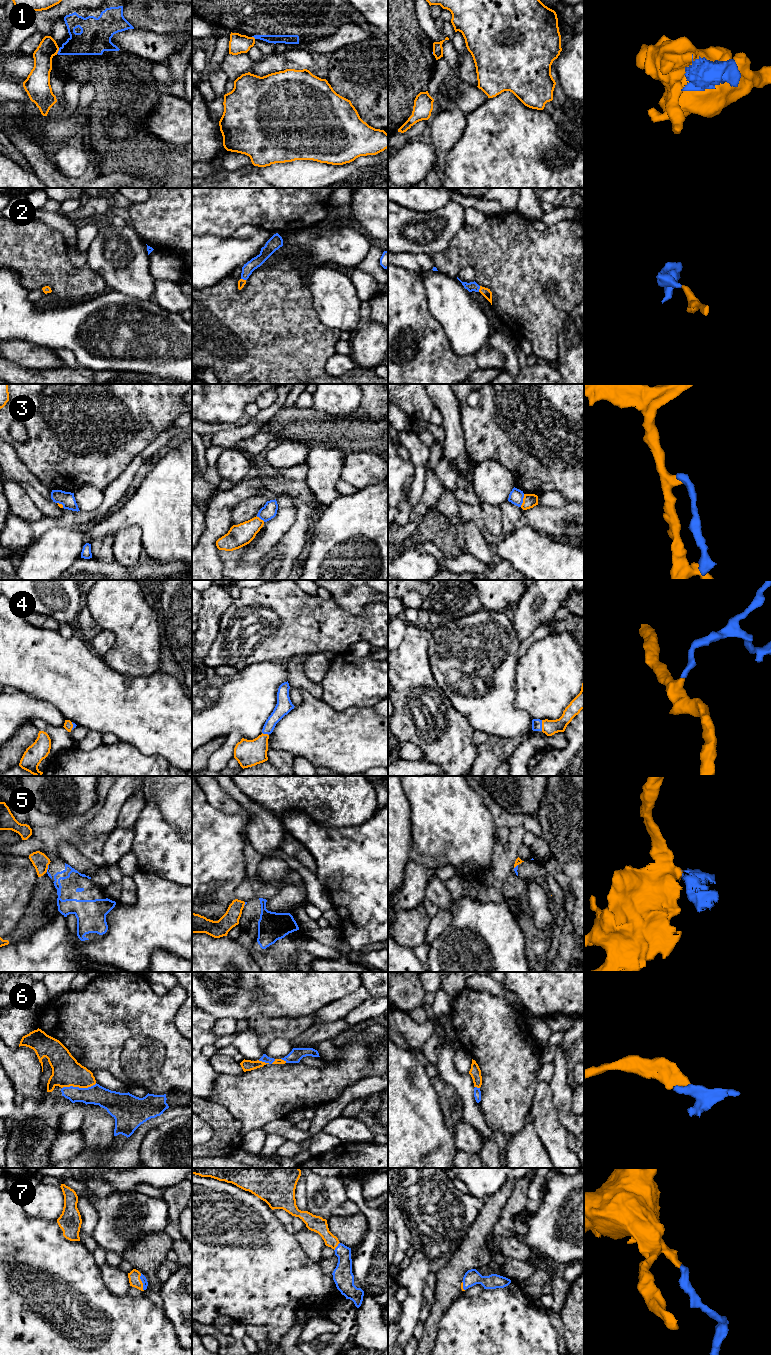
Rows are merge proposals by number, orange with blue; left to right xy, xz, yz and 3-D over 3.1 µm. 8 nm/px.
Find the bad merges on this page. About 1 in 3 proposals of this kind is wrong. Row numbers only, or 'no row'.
1, 5

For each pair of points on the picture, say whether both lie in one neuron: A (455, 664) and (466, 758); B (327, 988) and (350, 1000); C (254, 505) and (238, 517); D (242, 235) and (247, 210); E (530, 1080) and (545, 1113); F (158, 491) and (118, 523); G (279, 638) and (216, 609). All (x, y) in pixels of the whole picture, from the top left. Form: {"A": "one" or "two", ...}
{"A": "two", "B": "two", "C": "one", "D": "two", "E": "two", "F": "one", "G": "two"}

